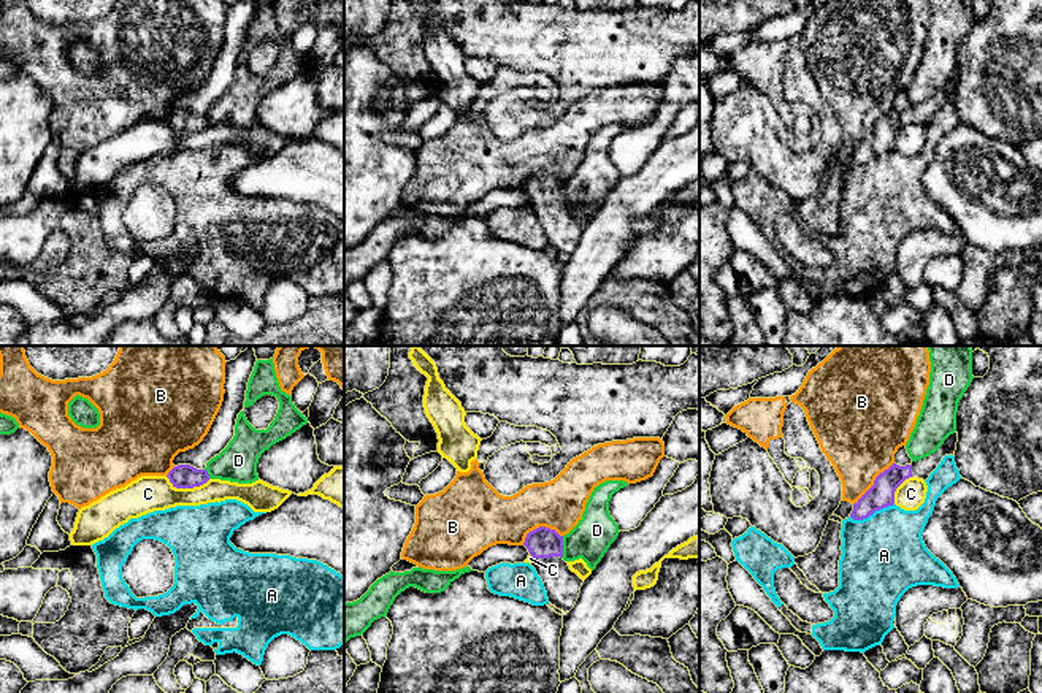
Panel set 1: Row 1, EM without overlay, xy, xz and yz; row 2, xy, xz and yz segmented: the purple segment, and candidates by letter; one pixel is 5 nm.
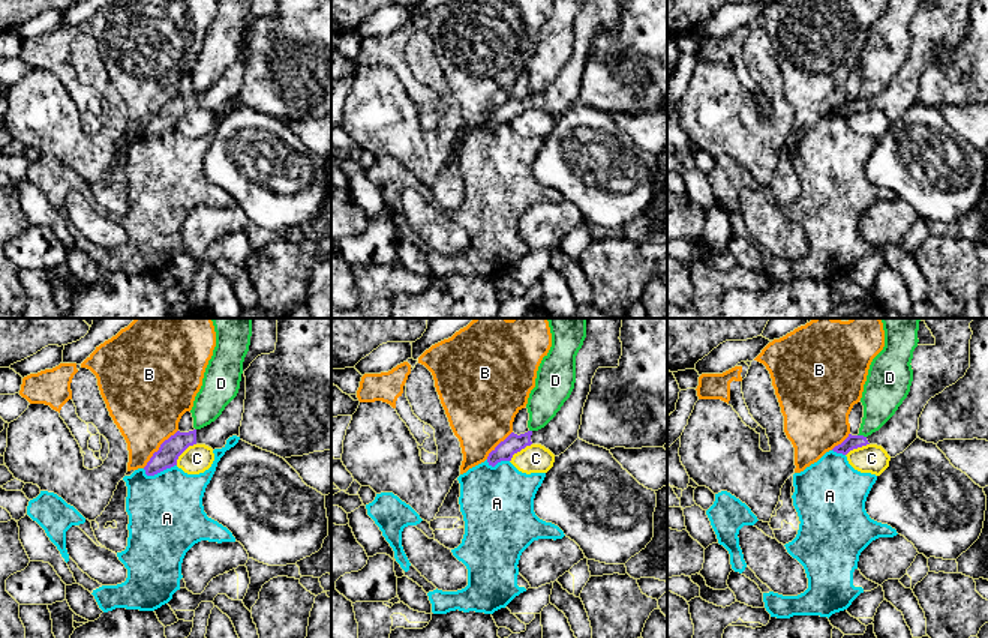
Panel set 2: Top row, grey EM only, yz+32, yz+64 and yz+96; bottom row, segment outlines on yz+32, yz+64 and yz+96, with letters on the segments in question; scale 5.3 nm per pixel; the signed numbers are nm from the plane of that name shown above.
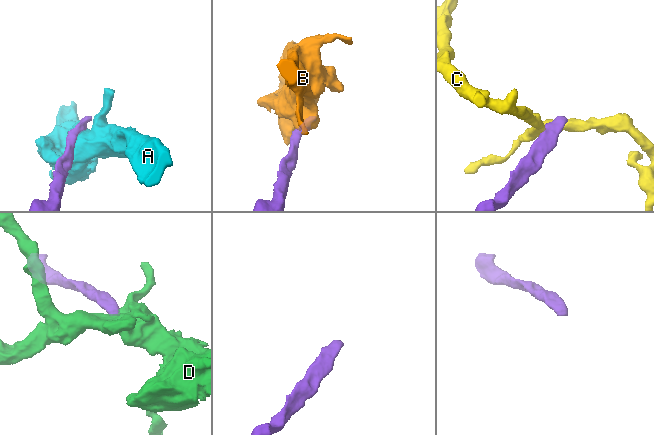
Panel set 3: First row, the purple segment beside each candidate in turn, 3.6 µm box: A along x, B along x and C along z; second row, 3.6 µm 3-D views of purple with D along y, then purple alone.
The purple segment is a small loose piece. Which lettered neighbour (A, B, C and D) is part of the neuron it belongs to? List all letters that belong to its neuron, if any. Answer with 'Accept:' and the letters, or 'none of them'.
Accept: none of them

